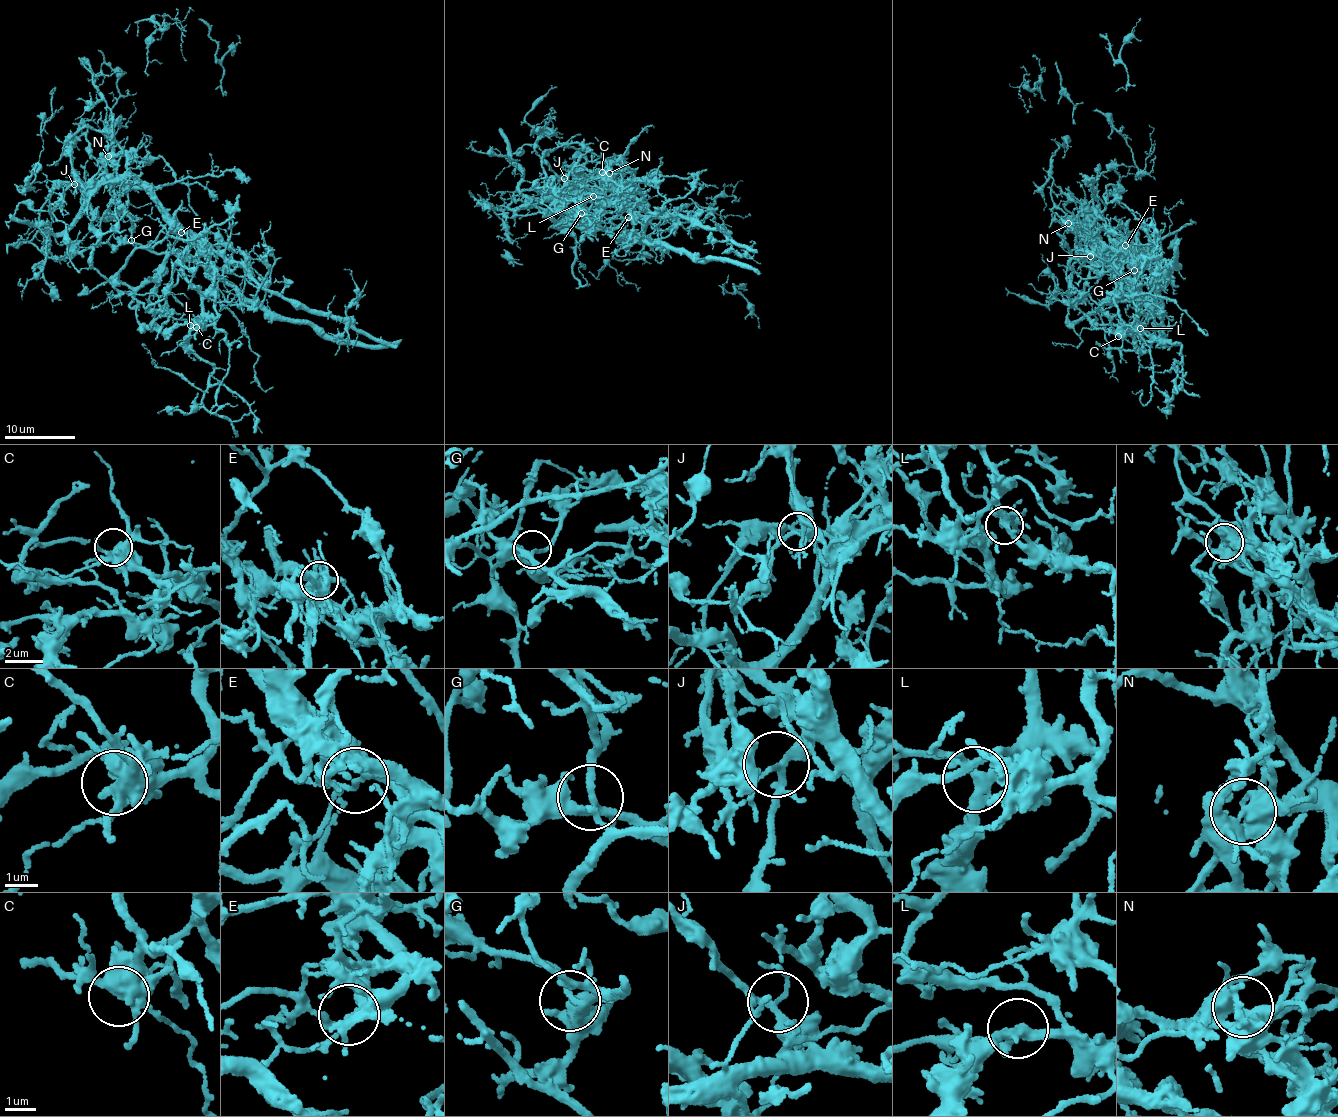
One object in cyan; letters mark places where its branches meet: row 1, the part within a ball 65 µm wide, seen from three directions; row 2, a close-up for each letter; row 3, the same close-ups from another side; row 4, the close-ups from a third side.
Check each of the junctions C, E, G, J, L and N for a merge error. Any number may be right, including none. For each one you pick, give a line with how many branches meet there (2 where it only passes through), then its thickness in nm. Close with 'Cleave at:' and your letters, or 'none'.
E: Branches: 3. Thickness 260 nm
J: Branches: 4. Thickness 190 nm
N: Branches: 9. Thickness 460 nm
Cleave at: E, J, N

